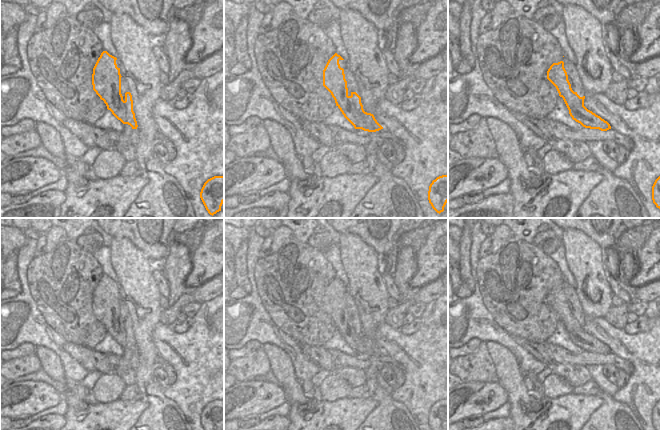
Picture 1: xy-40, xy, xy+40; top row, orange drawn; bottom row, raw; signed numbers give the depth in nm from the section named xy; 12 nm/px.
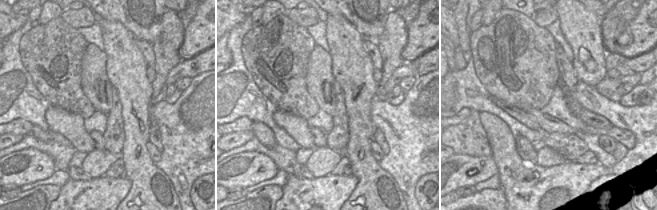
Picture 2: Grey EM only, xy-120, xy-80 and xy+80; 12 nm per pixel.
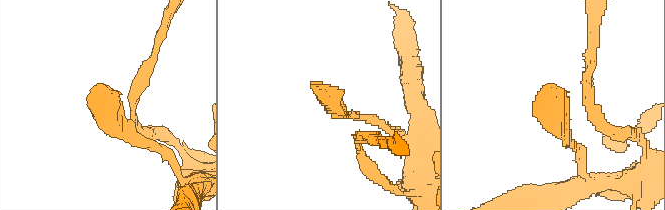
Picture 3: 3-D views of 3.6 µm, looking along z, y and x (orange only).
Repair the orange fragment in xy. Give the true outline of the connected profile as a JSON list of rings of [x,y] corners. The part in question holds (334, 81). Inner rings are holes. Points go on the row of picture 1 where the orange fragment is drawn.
[[[337,53],[328,60],[323,70],[323,86],[331,93],[336,106],[355,129],[368,132],[383,129],[373,114],[364,111],[361,97],[356,92],[348,95],[347,81],[344,69],[340,67],[340,60],[344,59]]]

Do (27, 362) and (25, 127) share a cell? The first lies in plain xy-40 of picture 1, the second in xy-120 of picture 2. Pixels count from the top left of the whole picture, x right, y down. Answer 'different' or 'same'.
different

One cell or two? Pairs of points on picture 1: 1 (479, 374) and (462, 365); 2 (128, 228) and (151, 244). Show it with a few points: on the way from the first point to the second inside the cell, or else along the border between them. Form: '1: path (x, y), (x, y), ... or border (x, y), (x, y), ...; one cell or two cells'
1: path (475, 370), (473, 368), (466, 368); one cell
2: path (134, 228), (145, 238); one cell

